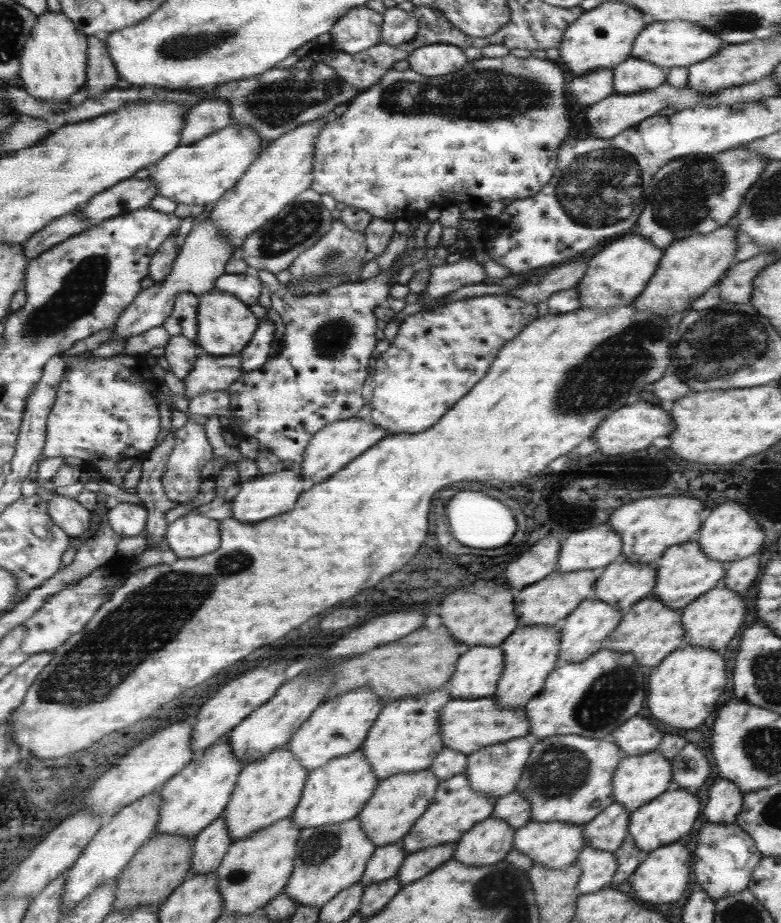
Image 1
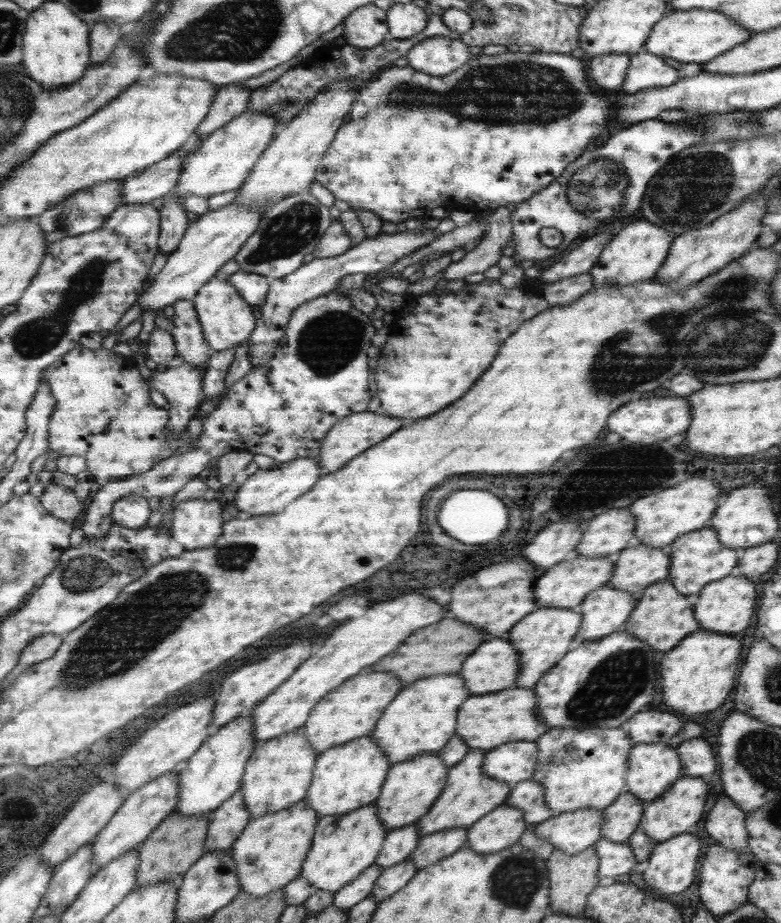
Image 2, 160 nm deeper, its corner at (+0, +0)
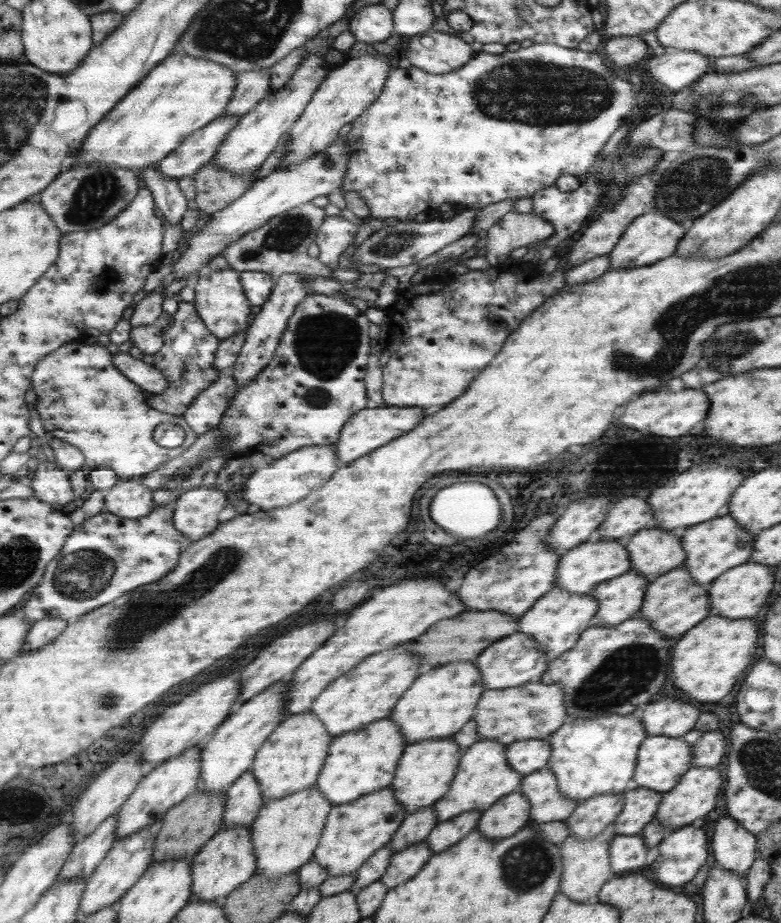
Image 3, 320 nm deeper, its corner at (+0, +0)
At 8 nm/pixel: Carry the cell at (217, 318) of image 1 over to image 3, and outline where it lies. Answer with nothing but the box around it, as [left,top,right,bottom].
[191,267,252,341]

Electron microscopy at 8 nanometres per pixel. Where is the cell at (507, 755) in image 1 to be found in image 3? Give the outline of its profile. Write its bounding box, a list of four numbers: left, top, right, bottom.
[505,740,550,775]

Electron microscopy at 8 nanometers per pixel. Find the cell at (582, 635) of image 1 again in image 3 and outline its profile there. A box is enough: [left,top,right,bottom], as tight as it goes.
[590,569,648,627]

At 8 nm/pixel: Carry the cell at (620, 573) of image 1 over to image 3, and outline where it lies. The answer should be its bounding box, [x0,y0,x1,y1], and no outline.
[623,528,686,583]

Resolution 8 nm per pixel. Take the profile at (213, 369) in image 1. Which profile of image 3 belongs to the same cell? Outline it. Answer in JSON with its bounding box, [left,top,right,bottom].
[111,352,169,394]

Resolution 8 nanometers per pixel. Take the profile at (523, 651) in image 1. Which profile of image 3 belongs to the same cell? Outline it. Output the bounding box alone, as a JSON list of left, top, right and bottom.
[518,587,597,660]

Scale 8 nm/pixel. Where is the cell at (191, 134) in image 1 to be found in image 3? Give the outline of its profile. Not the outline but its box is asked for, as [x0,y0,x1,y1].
[221,69,270,117]

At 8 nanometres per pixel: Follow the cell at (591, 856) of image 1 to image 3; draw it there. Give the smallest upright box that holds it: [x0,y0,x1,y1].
[607,835,648,874]

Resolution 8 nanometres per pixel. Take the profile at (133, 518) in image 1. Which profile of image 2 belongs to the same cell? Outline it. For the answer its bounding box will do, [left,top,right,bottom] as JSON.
[112,495,152,528]

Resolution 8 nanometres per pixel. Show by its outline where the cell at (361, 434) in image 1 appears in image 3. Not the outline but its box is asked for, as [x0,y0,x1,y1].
[333,406,423,463]

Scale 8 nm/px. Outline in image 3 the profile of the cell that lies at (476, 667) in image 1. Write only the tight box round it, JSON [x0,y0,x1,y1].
[473,632,548,689]

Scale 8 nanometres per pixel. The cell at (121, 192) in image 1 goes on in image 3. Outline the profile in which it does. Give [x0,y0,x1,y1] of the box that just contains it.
[157,115,238,180]

